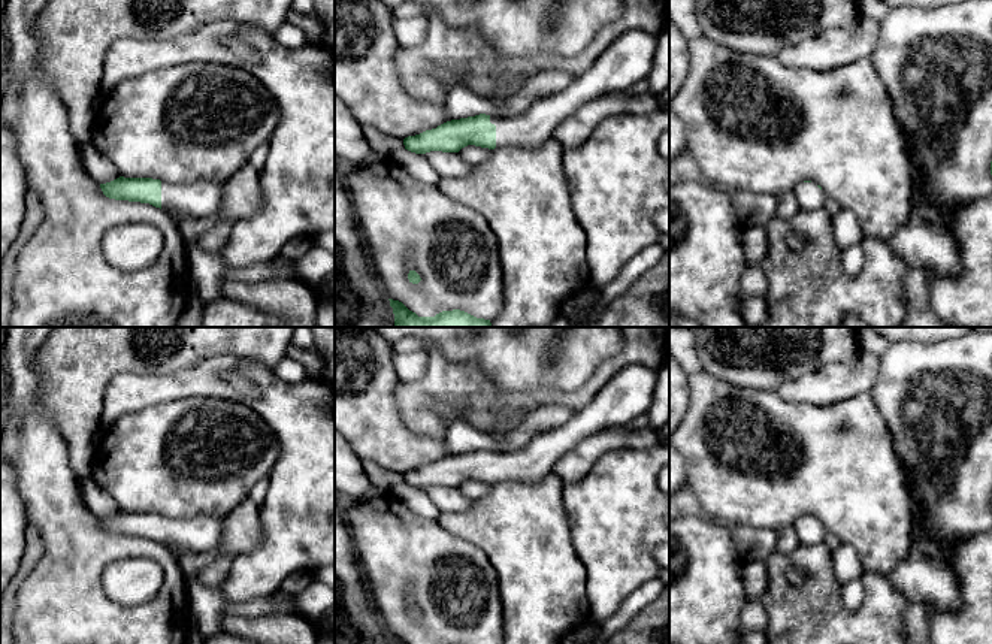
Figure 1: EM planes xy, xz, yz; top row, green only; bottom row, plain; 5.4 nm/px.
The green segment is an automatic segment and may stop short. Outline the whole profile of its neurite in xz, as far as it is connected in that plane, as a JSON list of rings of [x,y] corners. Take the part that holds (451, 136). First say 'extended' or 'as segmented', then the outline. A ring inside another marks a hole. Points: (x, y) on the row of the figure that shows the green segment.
extended | [[[630,28],[614,39],[593,66],[560,93],[535,100],[524,112],[509,117],[475,117],[447,121],[436,129],[403,139],[405,149],[459,152],[468,145],[481,148],[538,148],[553,130],[583,105],[608,93],[624,93],[648,78],[659,36]]]

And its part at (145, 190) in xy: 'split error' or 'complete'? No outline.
split error

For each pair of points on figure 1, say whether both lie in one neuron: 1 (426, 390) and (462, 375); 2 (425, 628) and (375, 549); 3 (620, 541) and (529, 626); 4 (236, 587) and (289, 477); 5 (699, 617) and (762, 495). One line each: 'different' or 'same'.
1: same
2: same
3: different
4: same
5: different

